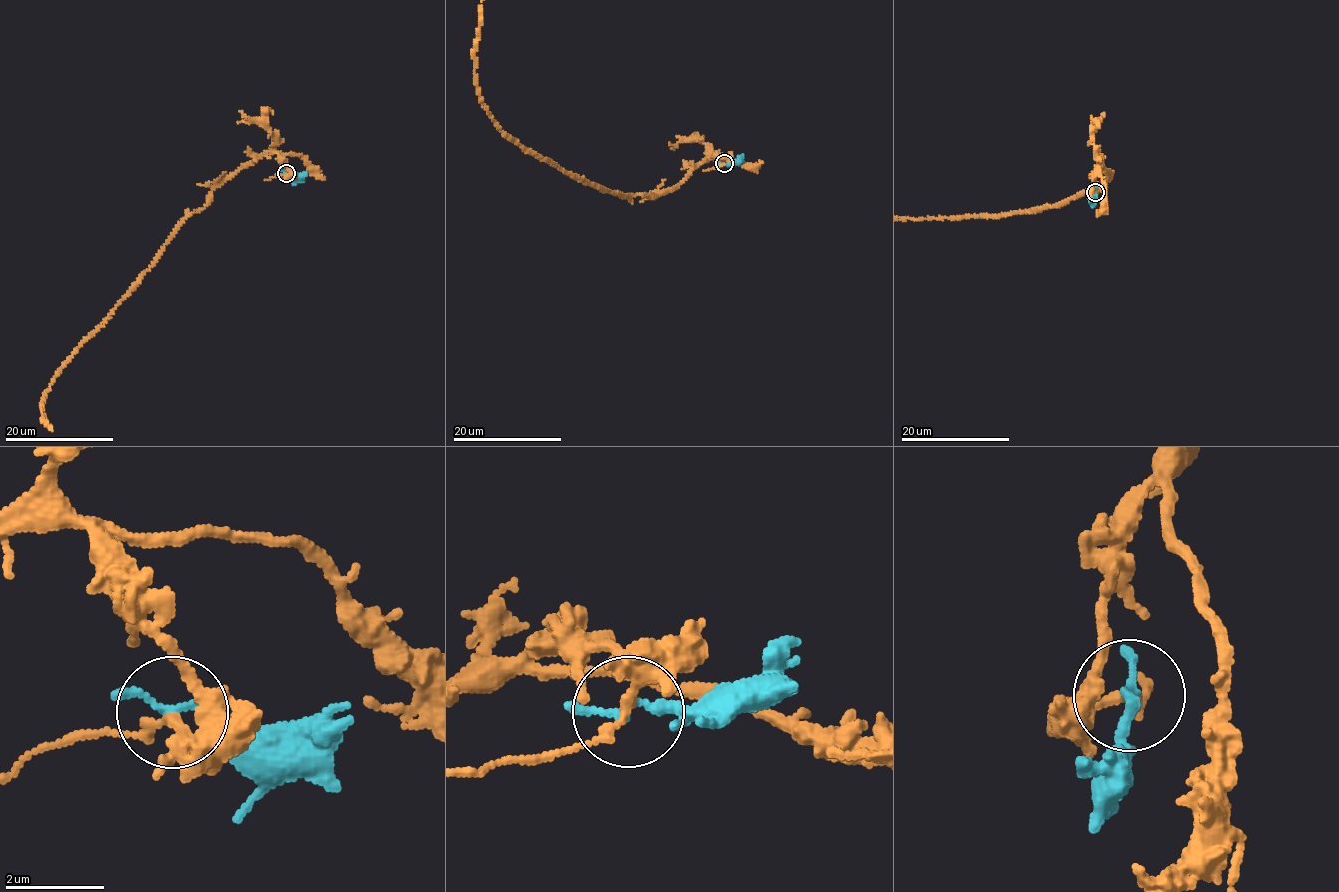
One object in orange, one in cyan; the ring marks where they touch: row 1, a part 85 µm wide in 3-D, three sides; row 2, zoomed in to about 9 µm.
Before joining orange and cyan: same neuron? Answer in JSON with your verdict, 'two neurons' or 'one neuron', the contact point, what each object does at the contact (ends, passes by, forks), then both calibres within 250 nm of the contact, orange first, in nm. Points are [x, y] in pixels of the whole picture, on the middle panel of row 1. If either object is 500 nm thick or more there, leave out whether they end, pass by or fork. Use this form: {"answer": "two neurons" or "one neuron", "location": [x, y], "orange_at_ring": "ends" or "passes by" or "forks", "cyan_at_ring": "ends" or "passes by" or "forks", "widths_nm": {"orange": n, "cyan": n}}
{"answer": "two neurons", "location": [724, 163], "orange_at_ring": "passes by", "cyan_at_ring": "passes by", "widths_nm": {"orange": 170, "cyan": 170}}

